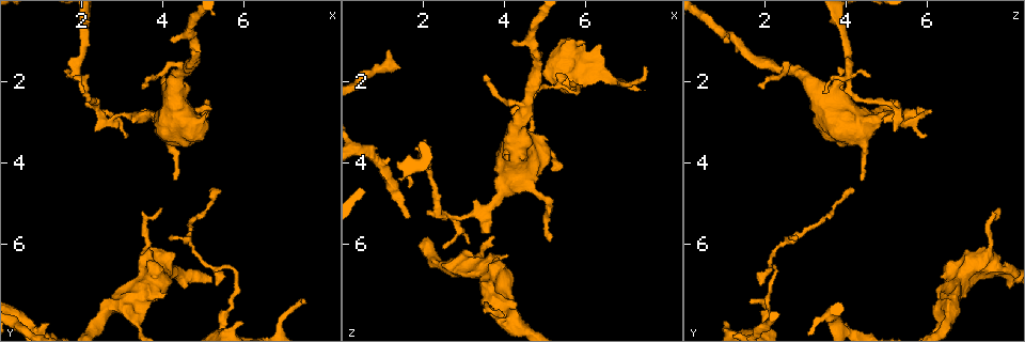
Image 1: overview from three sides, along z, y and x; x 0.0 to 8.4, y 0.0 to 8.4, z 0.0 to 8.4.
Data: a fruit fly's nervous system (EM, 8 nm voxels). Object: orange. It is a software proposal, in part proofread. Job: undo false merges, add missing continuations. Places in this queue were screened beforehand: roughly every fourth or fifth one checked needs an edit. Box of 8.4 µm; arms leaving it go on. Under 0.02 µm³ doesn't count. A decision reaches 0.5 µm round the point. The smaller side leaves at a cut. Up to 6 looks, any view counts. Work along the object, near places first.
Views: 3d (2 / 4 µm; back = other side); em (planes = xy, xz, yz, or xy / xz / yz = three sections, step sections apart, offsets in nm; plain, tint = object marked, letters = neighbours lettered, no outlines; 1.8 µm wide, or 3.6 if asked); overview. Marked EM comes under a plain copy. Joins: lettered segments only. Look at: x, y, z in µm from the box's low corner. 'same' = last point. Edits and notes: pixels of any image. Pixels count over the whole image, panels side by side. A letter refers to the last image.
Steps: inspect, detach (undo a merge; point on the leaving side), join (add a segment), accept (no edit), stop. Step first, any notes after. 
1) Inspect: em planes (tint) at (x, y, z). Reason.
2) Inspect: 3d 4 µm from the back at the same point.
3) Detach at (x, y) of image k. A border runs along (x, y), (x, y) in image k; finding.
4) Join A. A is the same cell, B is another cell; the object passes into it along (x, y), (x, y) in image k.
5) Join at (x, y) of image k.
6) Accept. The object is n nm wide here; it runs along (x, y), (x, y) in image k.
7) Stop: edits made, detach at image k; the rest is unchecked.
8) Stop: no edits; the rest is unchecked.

Inspect: em planes (tint) at (2.45, 2.75, 5.30). Sharp bend.

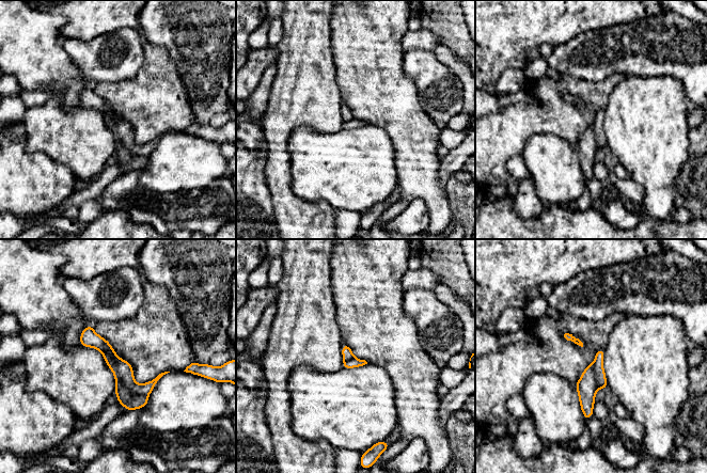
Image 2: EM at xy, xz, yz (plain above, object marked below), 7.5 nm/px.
Inspect: em planes (letters) at the same point. What lies round it.

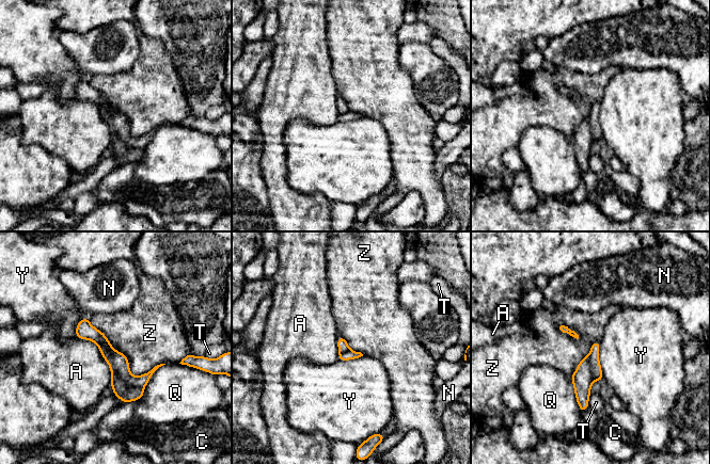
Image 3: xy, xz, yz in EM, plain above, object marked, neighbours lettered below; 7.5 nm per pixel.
Detach at (126, 393) of image 3. The object is 100 nm wide here; A, C, N, Q, T, Y and Z are other cells; a border runs along (111, 370), (127, 383), (142, 388) in image 3; two neurons meet here.

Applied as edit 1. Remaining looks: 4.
Inspect: em planes (letters) at (4.05, 1.75, 3.85). Thick end.

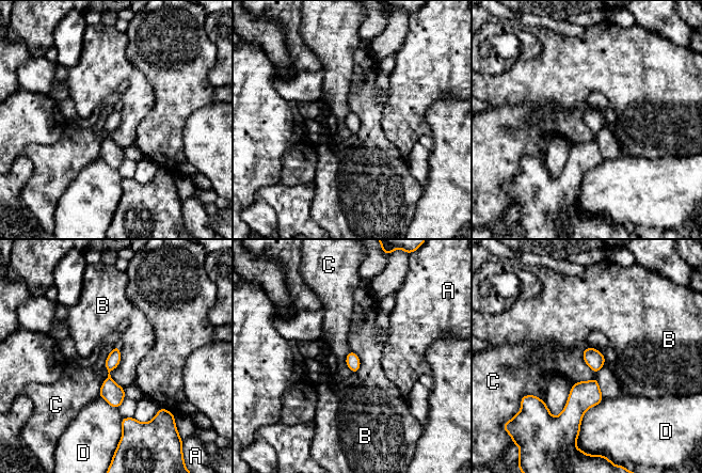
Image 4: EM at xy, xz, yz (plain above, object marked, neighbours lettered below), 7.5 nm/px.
Accept. The longest contact is with C, 400 nm; A, B, C and D are other cells; it runs along (116, 349), (109, 368), (116, 405) in image 4; none of them fits.

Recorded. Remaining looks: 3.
Inspect: em xy step 4 (letters) at (4.10, 5.85, 2.70). Thin end.

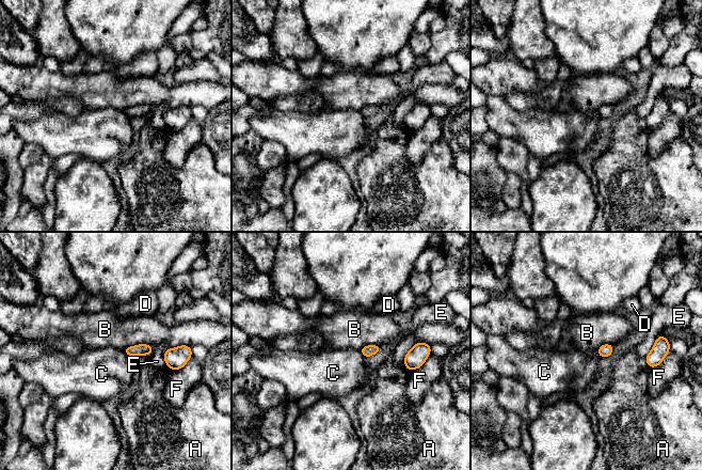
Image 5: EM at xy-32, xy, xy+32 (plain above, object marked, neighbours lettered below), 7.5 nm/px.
Accept. A, B, C, D, E and F are other cells; none of them fits.

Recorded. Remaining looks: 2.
Stop: edits made, detach at image 3; the rest is unchecked.

